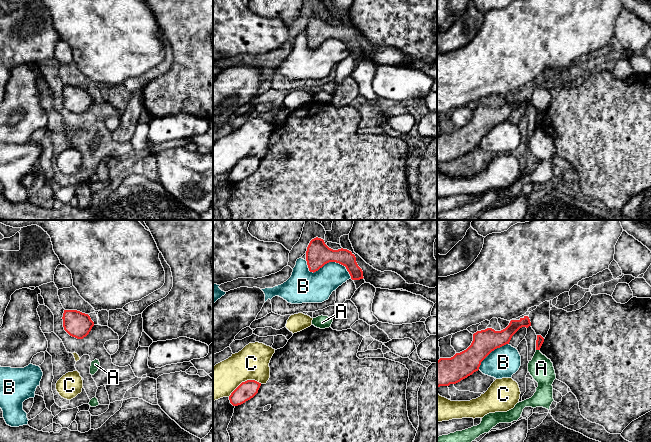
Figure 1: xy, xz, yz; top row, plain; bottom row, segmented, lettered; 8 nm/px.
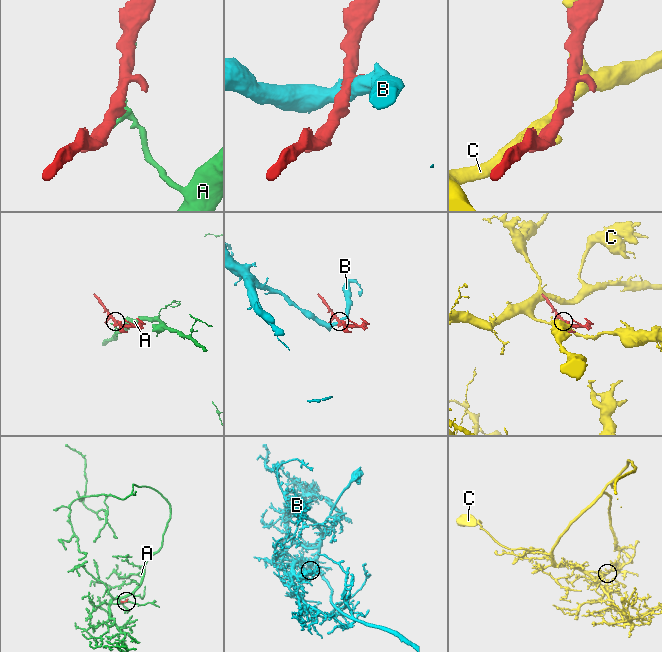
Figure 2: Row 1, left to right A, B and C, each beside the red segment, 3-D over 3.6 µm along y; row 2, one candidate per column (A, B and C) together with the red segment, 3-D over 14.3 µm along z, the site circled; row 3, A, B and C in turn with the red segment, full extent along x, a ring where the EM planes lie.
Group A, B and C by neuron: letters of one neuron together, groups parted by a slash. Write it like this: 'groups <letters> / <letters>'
groups A / B / C

